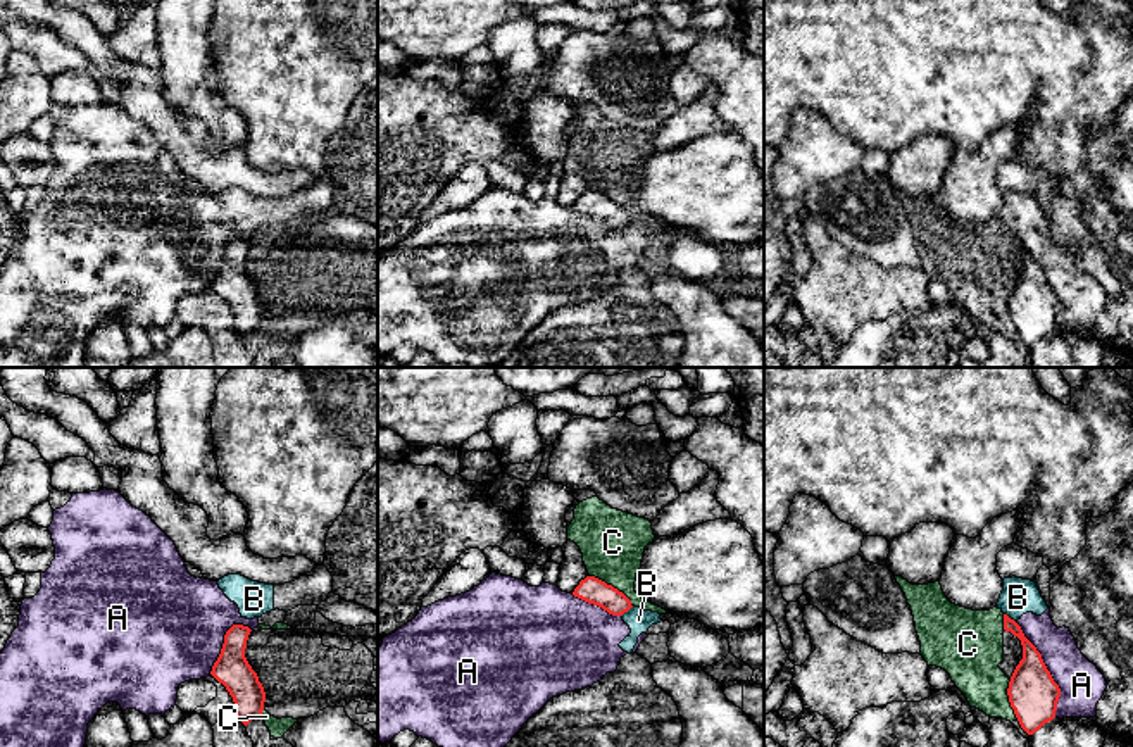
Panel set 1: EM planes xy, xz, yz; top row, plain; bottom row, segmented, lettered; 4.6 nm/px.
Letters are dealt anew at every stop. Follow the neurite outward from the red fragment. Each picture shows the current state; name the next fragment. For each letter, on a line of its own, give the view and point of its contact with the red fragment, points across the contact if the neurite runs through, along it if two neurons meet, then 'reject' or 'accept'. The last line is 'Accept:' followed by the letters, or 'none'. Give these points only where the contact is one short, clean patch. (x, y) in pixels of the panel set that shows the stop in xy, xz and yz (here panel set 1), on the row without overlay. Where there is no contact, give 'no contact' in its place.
A: yz (1047, 283) | reject
B: xz (626, 225) | along xz (633, 219), (621, 228) | reject
C: xz (611, 199) | reject
Accept: none

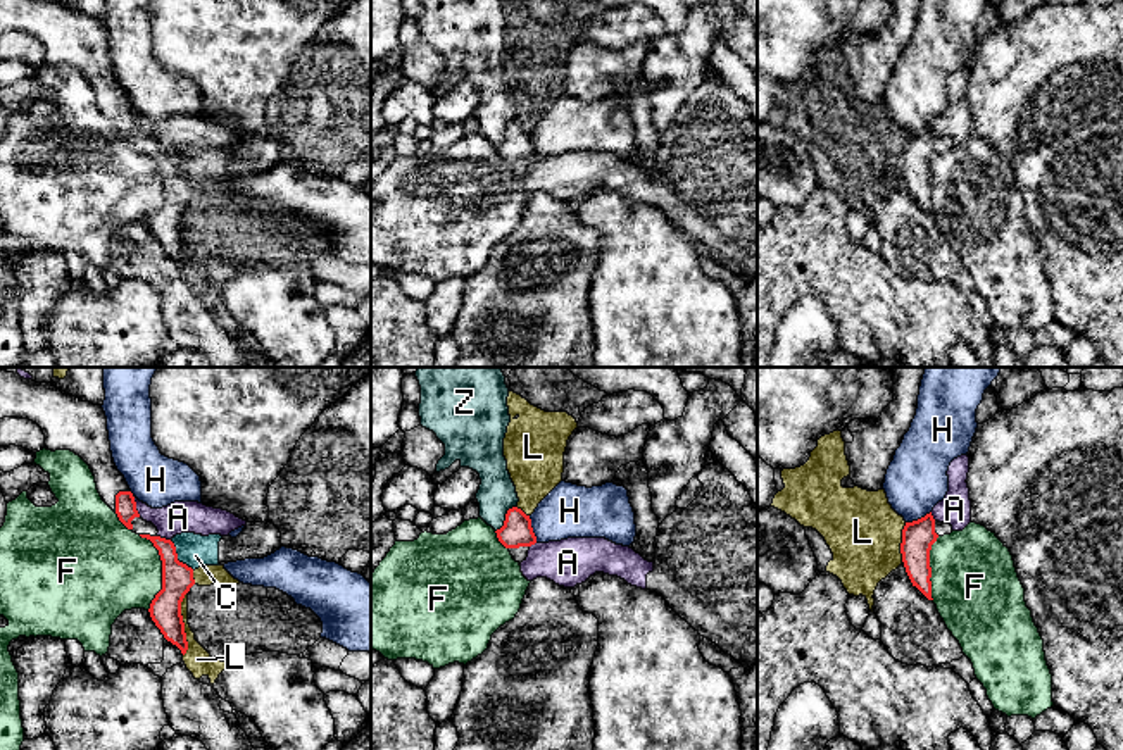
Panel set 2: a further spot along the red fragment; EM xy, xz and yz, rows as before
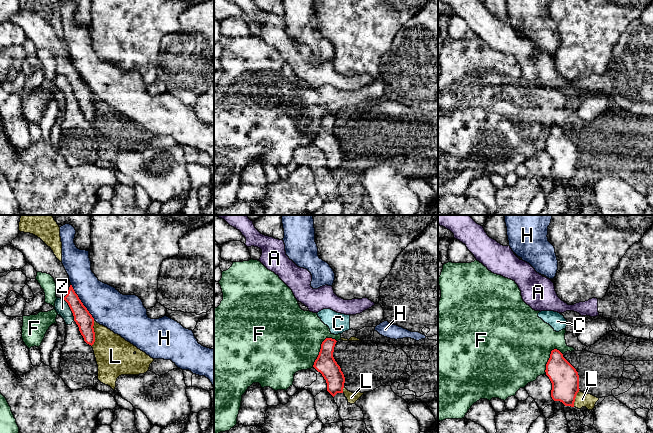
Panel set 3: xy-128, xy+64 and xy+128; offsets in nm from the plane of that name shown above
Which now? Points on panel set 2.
A: xy (135, 119) | along xy (131, 109), (140, 130) | reject
C: xy (176, 171) | along xy (169, 154), (176, 171), (194, 183) | reject
F: xy (163, 183) | reject
H: xz (532, 143) | along xz (528, 130), (537, 156) | reject
L: xy (183, 238) | reject
Z: xz (506, 131) | along xz (516, 119), (508, 124), (504, 137), (495, 145) | reject
Accept: none

